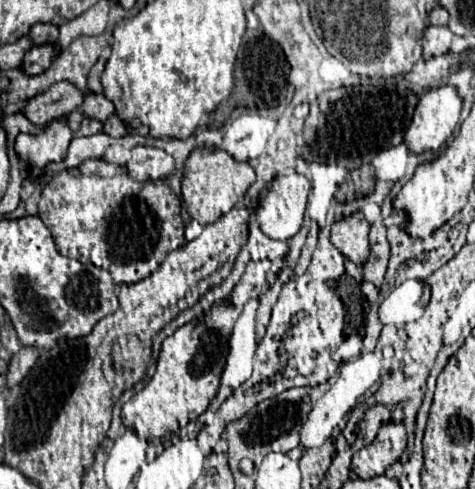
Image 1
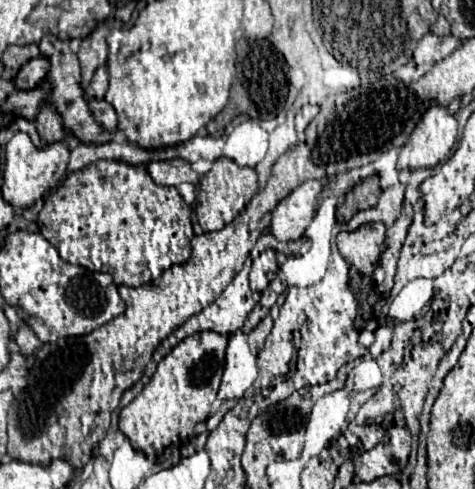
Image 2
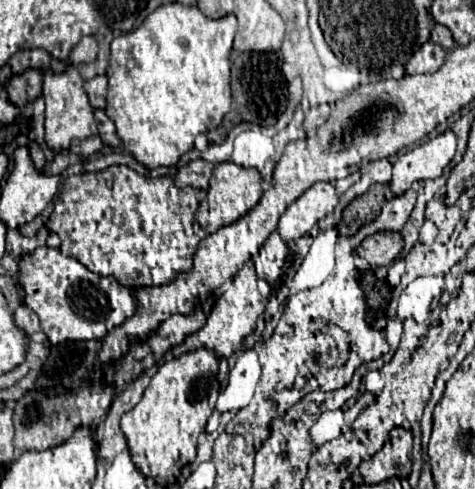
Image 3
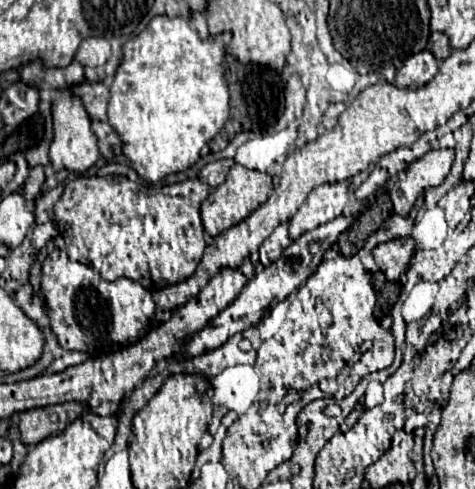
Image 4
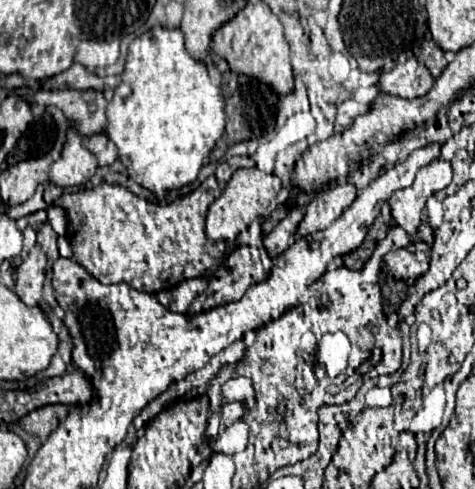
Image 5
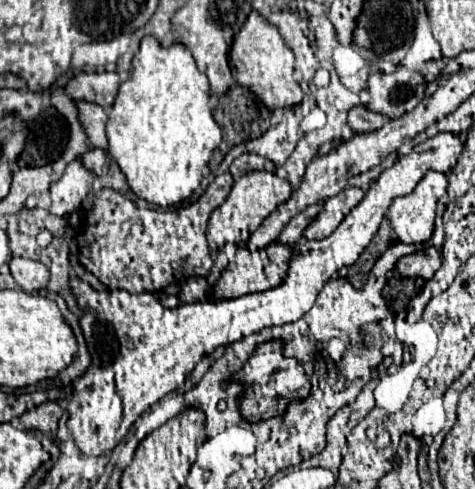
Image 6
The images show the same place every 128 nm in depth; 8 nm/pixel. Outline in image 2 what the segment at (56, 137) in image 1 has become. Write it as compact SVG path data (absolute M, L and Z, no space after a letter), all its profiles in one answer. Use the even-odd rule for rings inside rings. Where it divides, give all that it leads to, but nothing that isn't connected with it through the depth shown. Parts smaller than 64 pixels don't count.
M16 132L14 138L6 144L6 166L4 166L4 184L2 184L2 196L12 208L22 208L28 210L36 204L36 200L44 198L48 190L54 190L58 182L66 174L66 164L68 164L70 152L62 142L44 146L38 150L30 136L24 132Z

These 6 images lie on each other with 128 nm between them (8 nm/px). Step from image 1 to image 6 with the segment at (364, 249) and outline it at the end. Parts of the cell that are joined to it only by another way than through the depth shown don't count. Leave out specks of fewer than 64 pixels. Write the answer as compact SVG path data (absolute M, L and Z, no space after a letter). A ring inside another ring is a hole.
M430 246L430 248L422 250L422 252L416 252L416 254L400 258L396 268L406 278L424 278L424 280L430 280L438 272L440 260L442 260L440 250Z

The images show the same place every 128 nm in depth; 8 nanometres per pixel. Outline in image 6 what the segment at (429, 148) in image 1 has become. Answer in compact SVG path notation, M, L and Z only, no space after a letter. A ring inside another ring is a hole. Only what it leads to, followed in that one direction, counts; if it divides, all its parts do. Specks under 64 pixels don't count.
M428 172L418 182L418 186L414 188L412 194L394 198L394 202L392 202L386 218L390 220L390 226L394 228L398 242L402 242L402 244L424 244L424 242L428 242L432 238L438 198L446 194L446 188L448 188L446 174L442 174L442 172Z

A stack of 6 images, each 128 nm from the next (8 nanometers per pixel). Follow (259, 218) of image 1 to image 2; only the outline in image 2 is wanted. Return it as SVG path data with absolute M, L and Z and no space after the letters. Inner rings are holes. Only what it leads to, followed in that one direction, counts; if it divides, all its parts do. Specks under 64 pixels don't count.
M308 180L300 184L290 196L286 196L276 208L270 232L280 242L300 240L314 220L318 198L322 194L322 184L318 180Z

